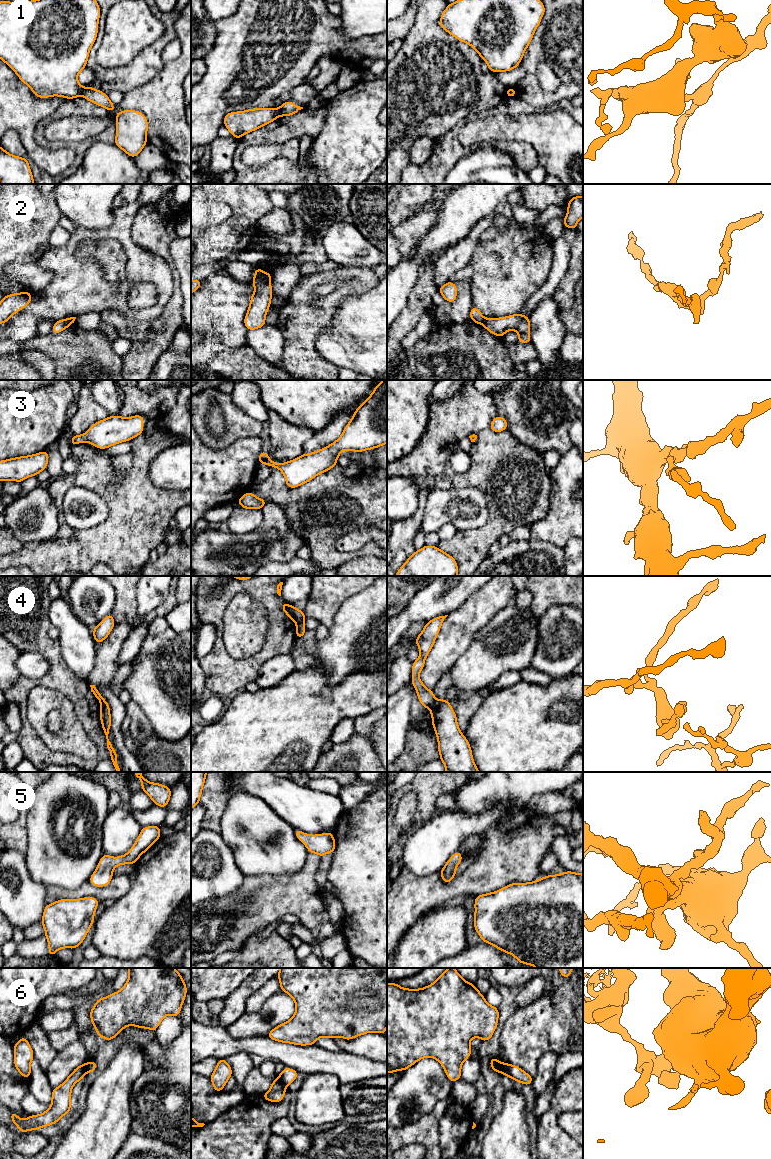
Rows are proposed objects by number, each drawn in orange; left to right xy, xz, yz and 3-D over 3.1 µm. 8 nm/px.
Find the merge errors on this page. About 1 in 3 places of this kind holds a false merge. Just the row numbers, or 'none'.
1, 2, 4, 6

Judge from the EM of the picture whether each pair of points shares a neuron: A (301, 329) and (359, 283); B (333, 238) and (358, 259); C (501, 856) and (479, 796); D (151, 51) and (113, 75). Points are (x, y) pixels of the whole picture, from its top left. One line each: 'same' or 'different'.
A: same
B: same
C: different
D: same

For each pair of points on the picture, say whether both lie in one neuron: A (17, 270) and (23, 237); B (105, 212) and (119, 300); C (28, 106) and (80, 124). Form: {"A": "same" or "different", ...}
{"A": "different", "B": "different", "C": "different"}

